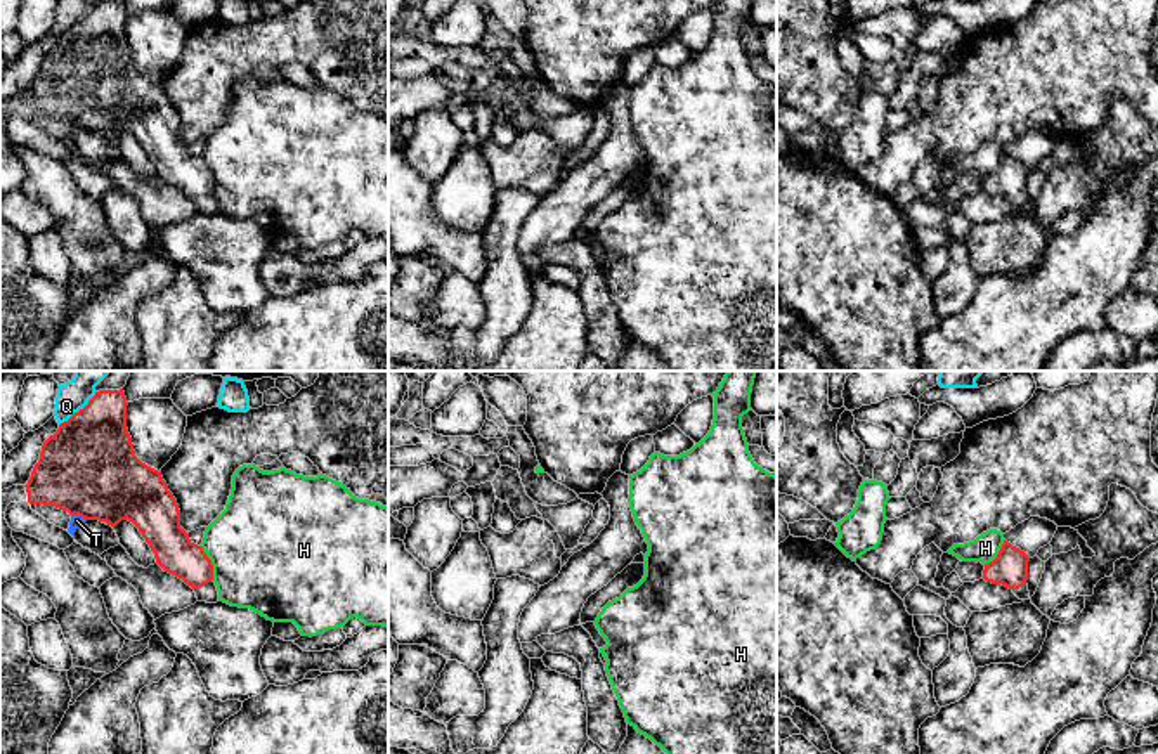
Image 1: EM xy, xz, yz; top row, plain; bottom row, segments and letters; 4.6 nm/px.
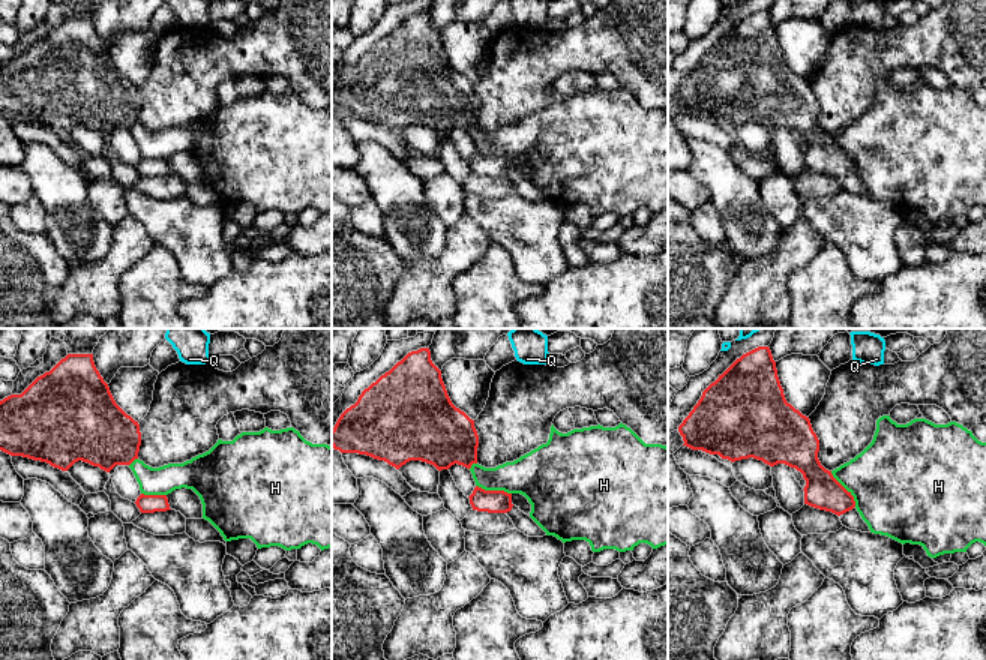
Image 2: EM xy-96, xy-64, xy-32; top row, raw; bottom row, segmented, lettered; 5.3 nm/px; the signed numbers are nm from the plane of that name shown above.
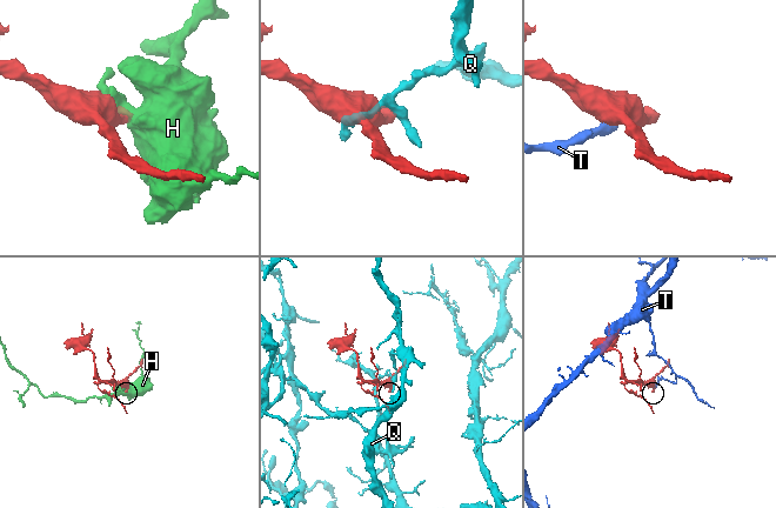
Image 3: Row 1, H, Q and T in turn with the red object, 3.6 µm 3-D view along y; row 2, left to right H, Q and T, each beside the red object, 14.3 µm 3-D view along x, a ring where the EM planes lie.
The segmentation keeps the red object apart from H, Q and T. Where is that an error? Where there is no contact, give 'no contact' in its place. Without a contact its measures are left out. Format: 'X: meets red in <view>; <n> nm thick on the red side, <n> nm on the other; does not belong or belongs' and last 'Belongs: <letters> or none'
H: meets red in xy; 190 nm thick on the red side, 480 nm on the other; does not belong
Q: meets red in xy; 420 nm thick on the red side, 120 nm on the other; does not belong
T: meets red in xy; 440 nm thick on the red side, 50 nm on the other; does not belong
Belongs: none

